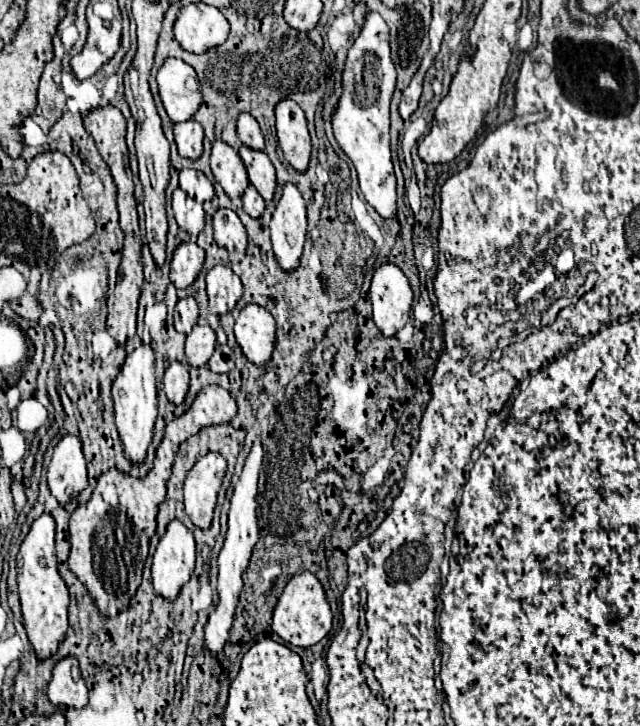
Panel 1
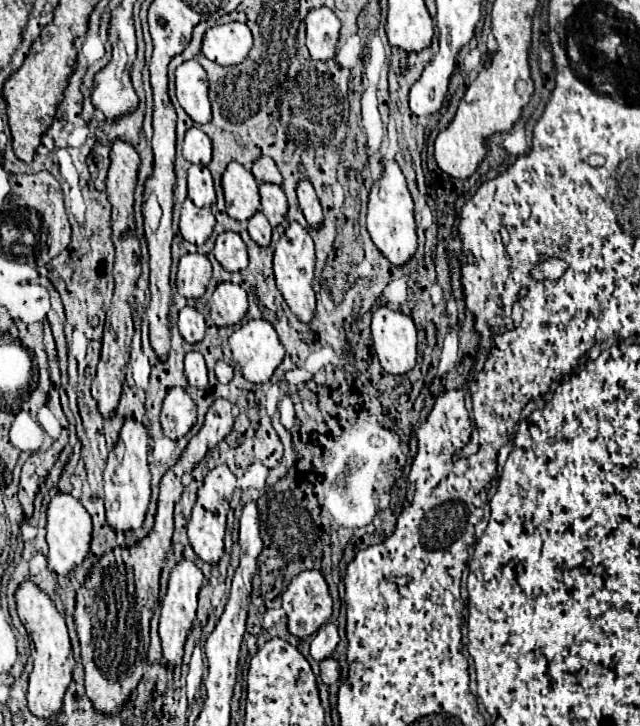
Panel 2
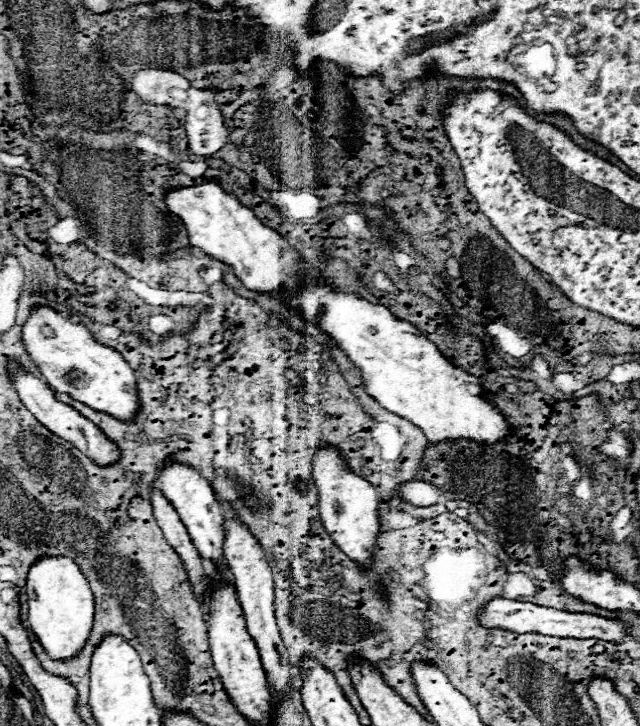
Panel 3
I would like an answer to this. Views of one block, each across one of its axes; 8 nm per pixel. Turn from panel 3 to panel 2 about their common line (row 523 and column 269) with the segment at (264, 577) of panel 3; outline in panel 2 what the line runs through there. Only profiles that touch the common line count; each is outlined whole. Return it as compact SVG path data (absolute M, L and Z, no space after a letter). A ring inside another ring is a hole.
M256 212L248 220L246 230L252 236L252 240L256 240L260 246L268 246L270 244L270 224L268 224L268 220L266 220L266 216L262 212Z

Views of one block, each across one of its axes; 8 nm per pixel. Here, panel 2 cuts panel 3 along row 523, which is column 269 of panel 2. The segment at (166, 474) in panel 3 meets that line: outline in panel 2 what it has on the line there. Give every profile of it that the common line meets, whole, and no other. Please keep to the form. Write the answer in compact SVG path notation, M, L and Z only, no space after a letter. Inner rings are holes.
M260 184L260 198L262 198L262 214L268 218L268 222L278 226L284 220L284 214L288 210L284 190L278 184Z

